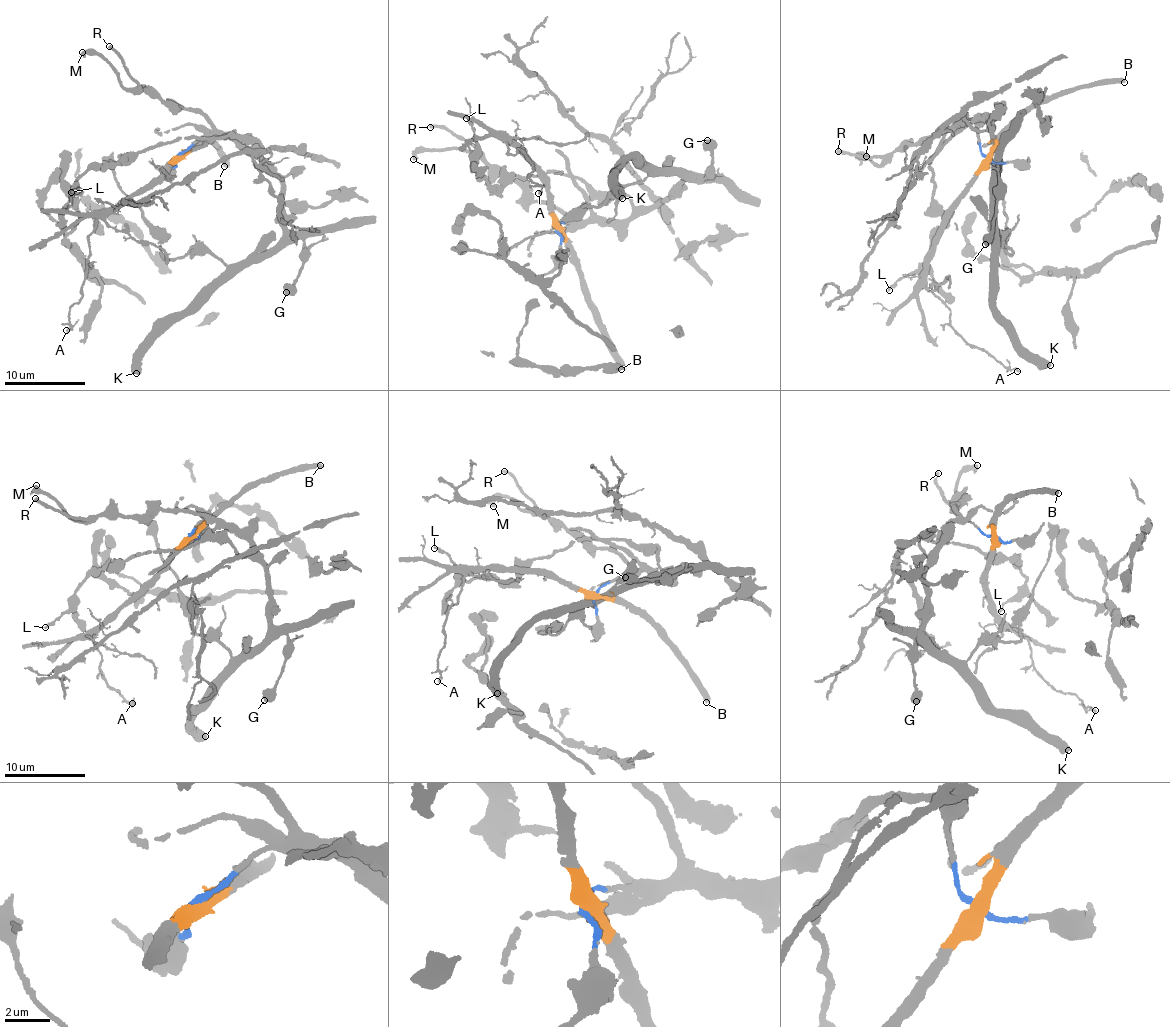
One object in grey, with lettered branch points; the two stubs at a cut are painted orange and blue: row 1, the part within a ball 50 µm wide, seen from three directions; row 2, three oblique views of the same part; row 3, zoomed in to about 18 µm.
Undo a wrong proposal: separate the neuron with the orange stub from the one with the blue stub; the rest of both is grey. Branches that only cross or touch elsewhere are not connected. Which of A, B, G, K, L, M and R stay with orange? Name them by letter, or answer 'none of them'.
A, B

